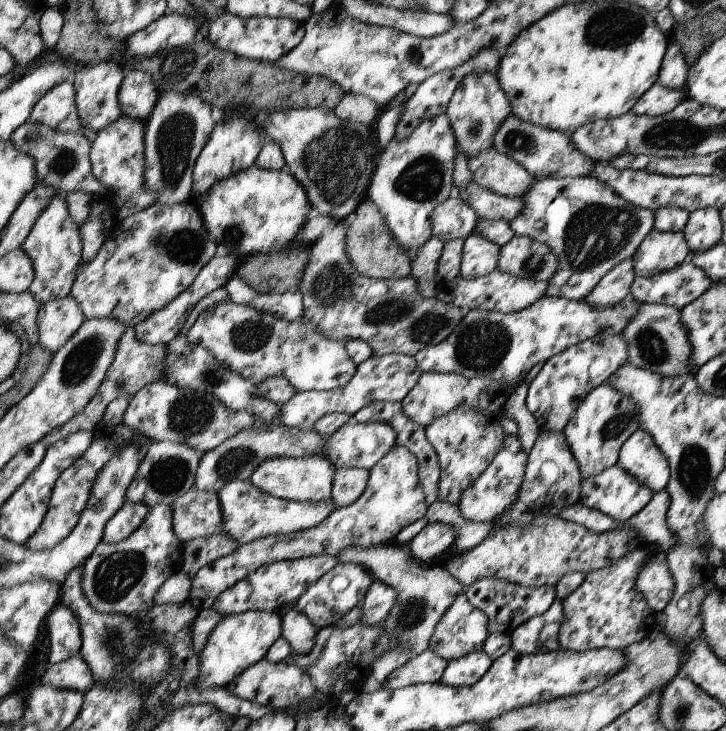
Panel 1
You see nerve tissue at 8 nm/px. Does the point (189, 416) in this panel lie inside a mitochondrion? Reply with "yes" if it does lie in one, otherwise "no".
yes

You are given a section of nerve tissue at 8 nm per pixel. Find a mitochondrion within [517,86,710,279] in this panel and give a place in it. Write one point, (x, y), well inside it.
(597, 232)

